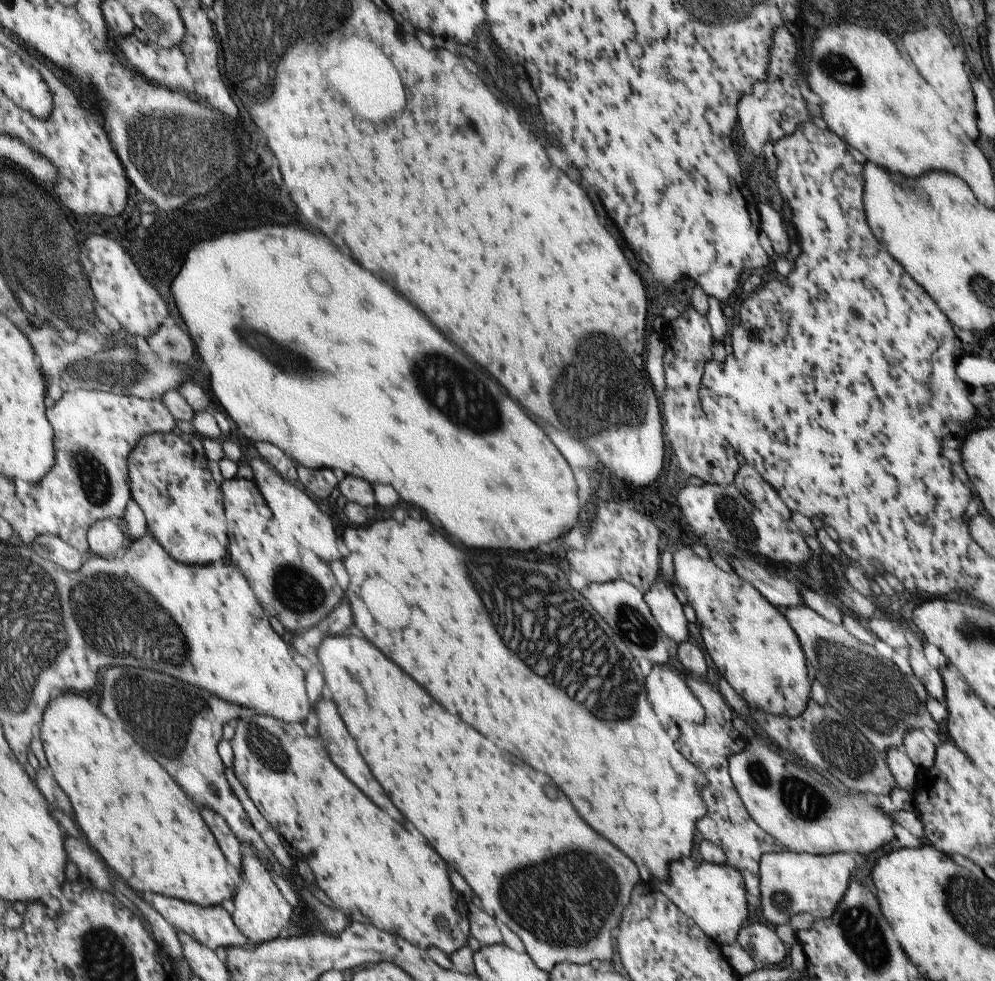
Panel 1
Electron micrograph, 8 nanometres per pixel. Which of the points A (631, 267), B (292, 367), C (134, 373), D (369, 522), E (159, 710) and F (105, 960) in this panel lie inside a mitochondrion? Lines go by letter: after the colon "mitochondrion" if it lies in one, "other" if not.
A: other
B: mitochondrion
C: mitochondrion
D: other
E: mitochondrion
F: mitochondrion

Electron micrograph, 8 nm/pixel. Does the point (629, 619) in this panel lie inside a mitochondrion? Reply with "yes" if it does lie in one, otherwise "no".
yes

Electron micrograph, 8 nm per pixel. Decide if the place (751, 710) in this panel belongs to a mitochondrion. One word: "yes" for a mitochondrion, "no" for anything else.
no

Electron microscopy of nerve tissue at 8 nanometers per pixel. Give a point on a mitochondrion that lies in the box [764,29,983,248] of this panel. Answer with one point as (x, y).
(838, 69)

